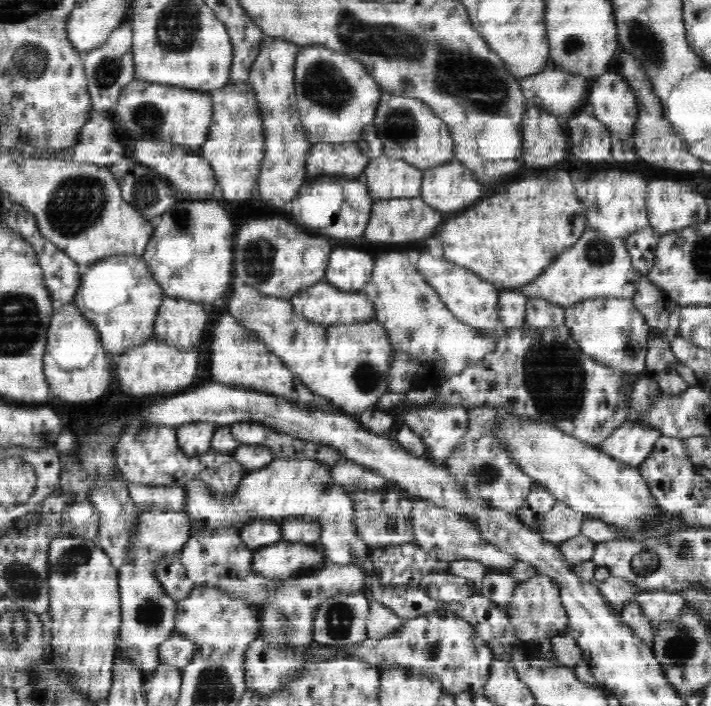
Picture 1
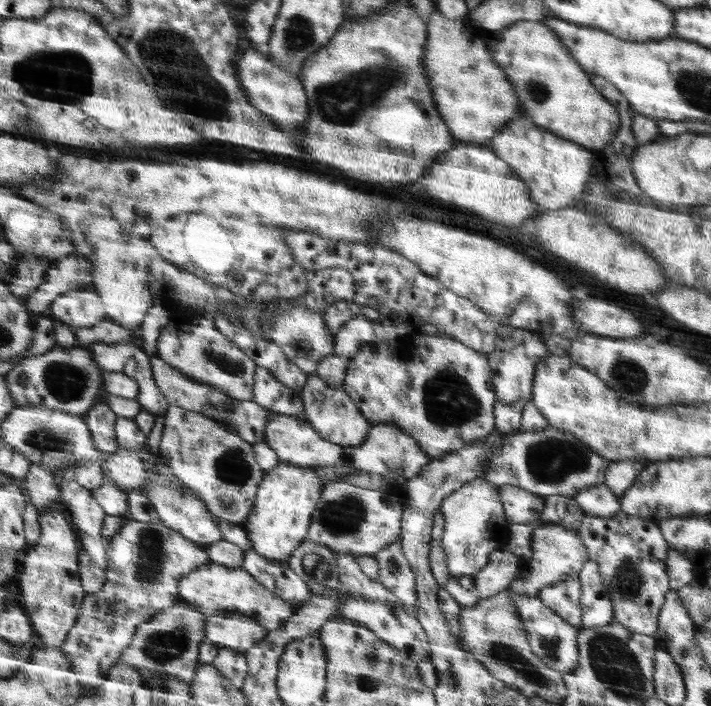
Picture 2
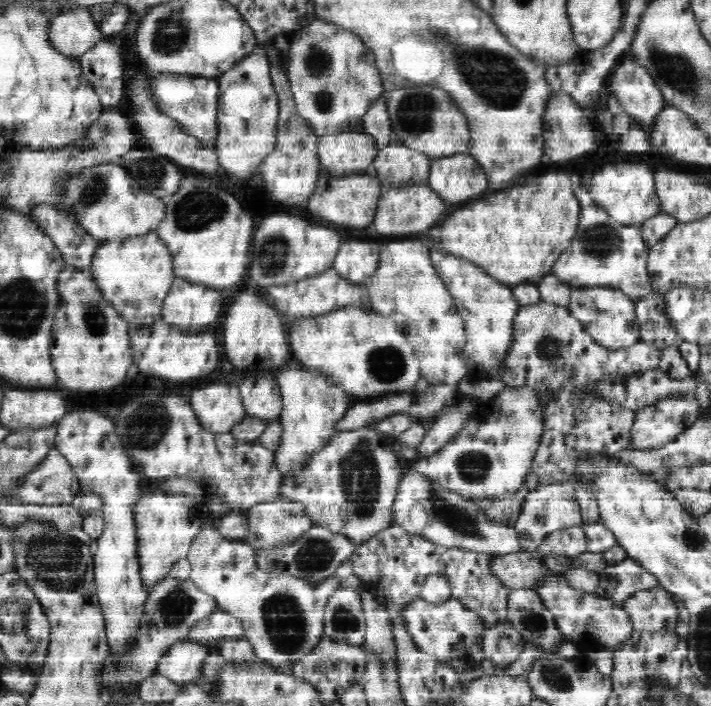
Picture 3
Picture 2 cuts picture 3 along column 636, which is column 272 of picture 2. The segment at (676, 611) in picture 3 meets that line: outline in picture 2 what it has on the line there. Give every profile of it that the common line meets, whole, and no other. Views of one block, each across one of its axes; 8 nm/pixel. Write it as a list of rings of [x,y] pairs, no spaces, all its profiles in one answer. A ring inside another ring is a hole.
[[[210,562],[208,565],[200,566],[196,571],[189,572],[181,579],[179,599],[200,608],[206,616],[218,613],[242,613],[260,621],[270,631],[276,631],[311,598],[306,597],[299,603],[291,605],[280,595],[267,589],[249,572],[246,572],[246,569],[235,569]]]

